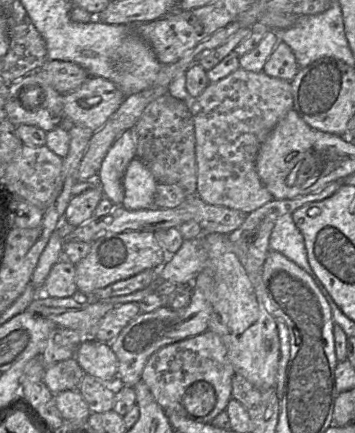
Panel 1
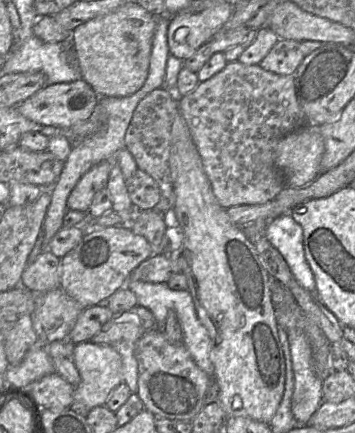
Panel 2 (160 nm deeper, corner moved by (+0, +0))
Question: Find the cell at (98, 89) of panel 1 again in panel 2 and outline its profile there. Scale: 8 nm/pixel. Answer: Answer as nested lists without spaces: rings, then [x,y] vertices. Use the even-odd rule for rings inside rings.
[[[84,80],[47,85],[18,104],[18,111],[27,119],[42,126],[56,126],[64,131],[78,122],[88,119],[99,103],[99,95]]]

